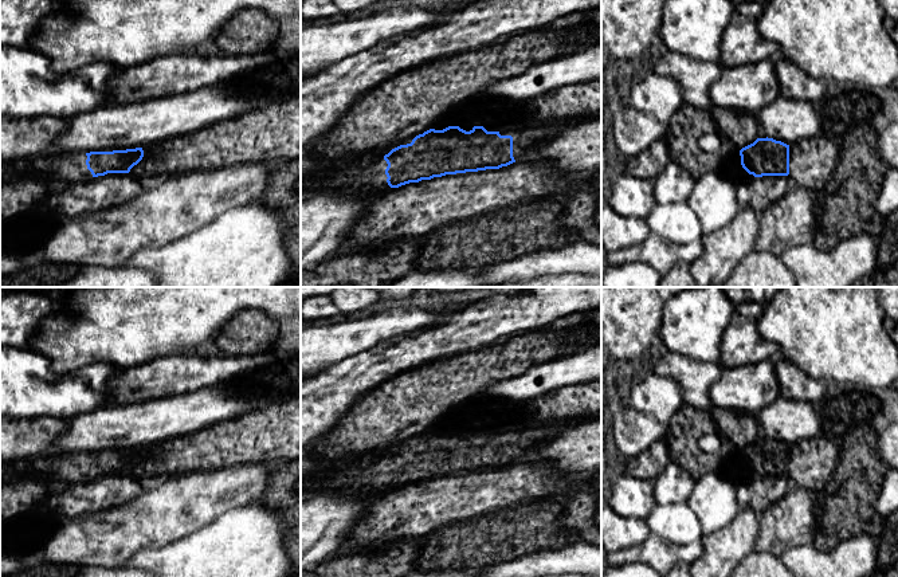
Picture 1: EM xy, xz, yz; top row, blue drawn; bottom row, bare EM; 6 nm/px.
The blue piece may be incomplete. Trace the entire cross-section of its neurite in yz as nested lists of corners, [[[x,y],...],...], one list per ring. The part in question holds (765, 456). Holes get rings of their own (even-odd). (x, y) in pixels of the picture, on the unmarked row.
[[[757,439],[740,456],[742,468],[754,478],[789,475],[789,445],[781,441]]]

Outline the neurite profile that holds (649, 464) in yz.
[[[664,439],[658,440],[644,452],[627,460],[624,474],[654,482],[670,462],[670,452]]]

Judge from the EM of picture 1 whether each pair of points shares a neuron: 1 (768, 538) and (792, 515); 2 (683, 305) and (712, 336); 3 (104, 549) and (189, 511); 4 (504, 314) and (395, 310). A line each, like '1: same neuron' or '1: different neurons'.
1: same neuron
2: same neuron
3: same neuron
4: different neurons

